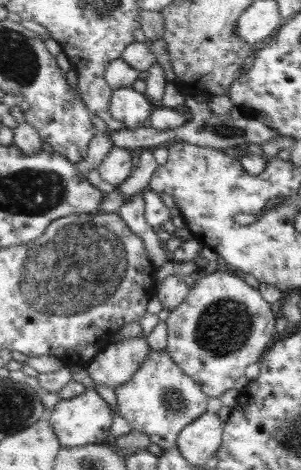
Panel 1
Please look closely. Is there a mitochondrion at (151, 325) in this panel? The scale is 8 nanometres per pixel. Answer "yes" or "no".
no

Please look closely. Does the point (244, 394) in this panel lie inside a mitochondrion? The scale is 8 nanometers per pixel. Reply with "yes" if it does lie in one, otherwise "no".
no

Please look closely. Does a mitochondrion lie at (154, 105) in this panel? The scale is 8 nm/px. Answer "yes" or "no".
no

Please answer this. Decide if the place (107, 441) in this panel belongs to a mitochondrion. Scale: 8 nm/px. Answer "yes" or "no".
no

